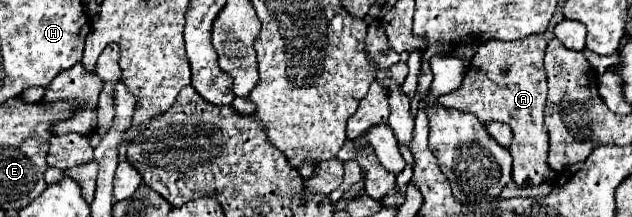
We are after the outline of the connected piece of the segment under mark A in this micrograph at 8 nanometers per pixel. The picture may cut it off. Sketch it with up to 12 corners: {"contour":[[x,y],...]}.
{"contour":[[485,42],[439,98],[511,126],[513,180],[555,176],[543,118],[547,42]]}

